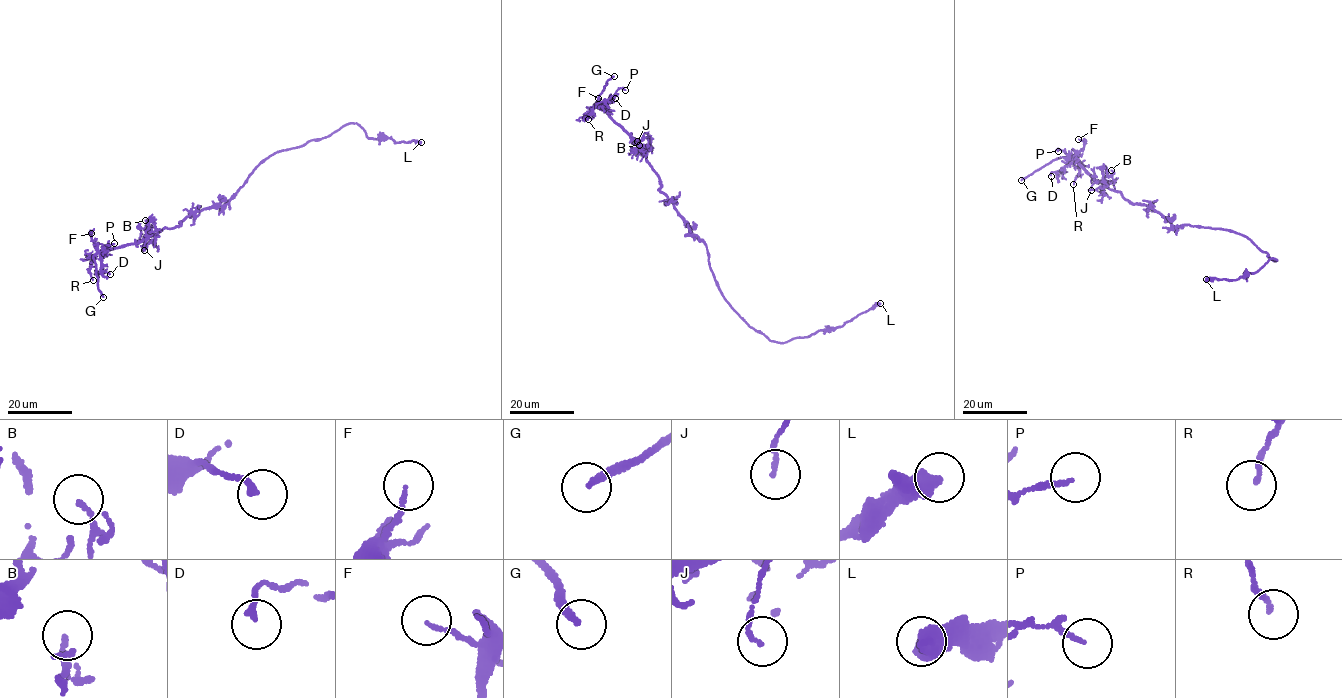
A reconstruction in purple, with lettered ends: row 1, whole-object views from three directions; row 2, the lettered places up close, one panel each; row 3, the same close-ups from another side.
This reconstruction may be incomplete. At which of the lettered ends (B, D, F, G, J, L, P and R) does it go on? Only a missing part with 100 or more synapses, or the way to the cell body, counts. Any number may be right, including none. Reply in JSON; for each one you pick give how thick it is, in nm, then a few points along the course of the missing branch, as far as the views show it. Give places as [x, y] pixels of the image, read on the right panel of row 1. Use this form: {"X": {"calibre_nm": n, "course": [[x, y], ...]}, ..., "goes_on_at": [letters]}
{"G": {"calibre_nm": 220}, "goes_on_at": ["G"]}

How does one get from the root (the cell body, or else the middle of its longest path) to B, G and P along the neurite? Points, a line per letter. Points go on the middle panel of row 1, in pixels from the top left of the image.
B: (708, 250), (705, 242), (691, 232), (674, 204), (660, 190), (660, 179), (640, 144), (638, 149), (639, 145)
G: (708, 250), (660, 190), (660, 179), (641, 146), (599, 101), (606, 81), (614, 76)
P: (708, 250), (660, 190), (660, 179), (641, 146), (605, 109), (604, 104), (618, 89), (625, 90)

